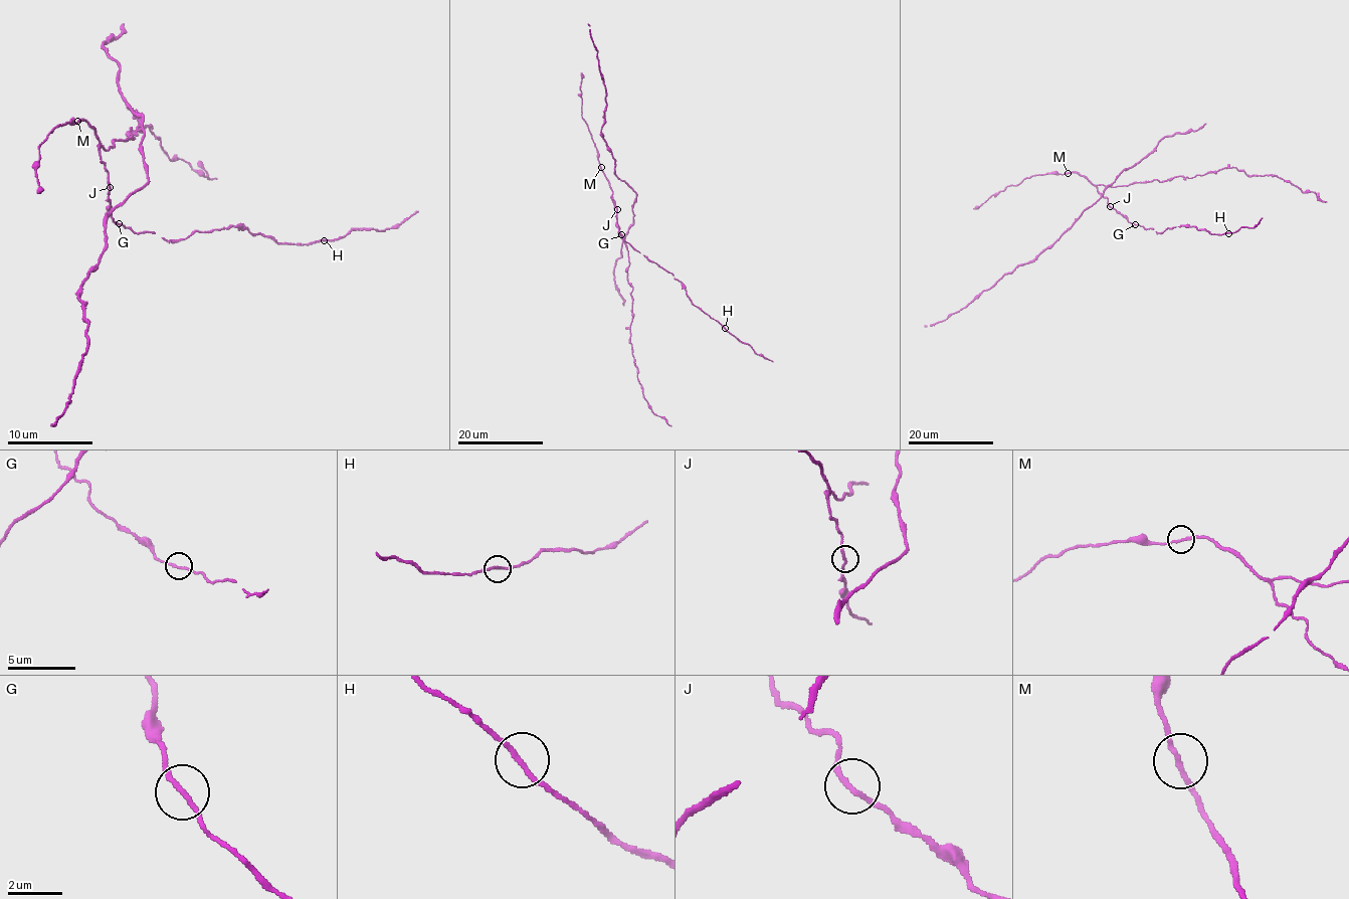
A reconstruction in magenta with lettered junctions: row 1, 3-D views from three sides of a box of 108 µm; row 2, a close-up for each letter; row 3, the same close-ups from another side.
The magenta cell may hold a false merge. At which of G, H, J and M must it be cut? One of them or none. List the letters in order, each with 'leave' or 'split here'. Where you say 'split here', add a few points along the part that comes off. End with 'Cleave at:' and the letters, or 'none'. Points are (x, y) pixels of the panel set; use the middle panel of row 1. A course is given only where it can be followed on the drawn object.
G: leave
H: leave
J: leave
M: leave
Cleave at: none

